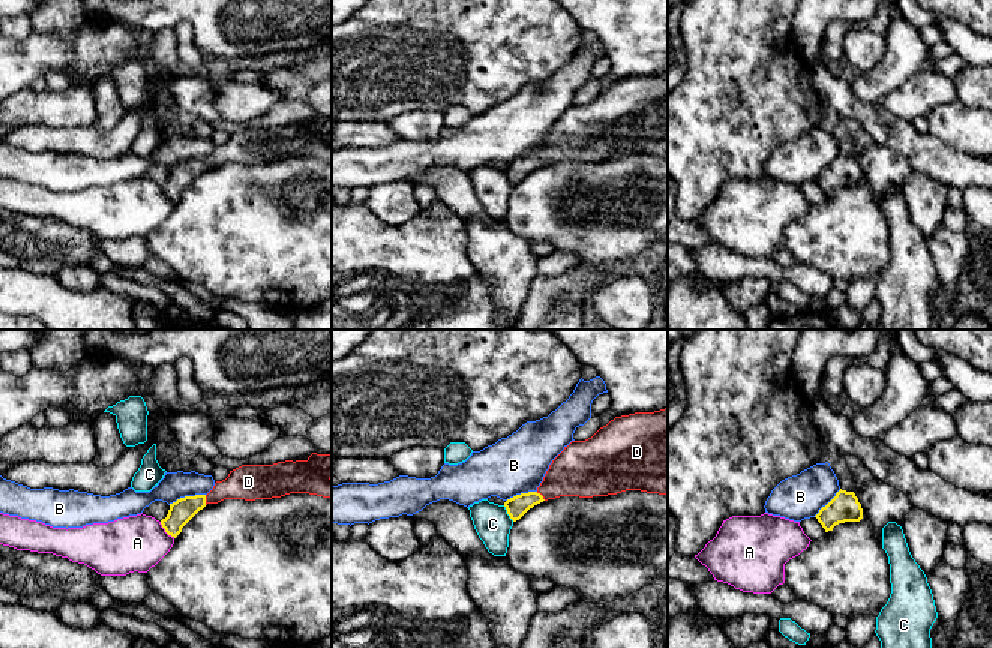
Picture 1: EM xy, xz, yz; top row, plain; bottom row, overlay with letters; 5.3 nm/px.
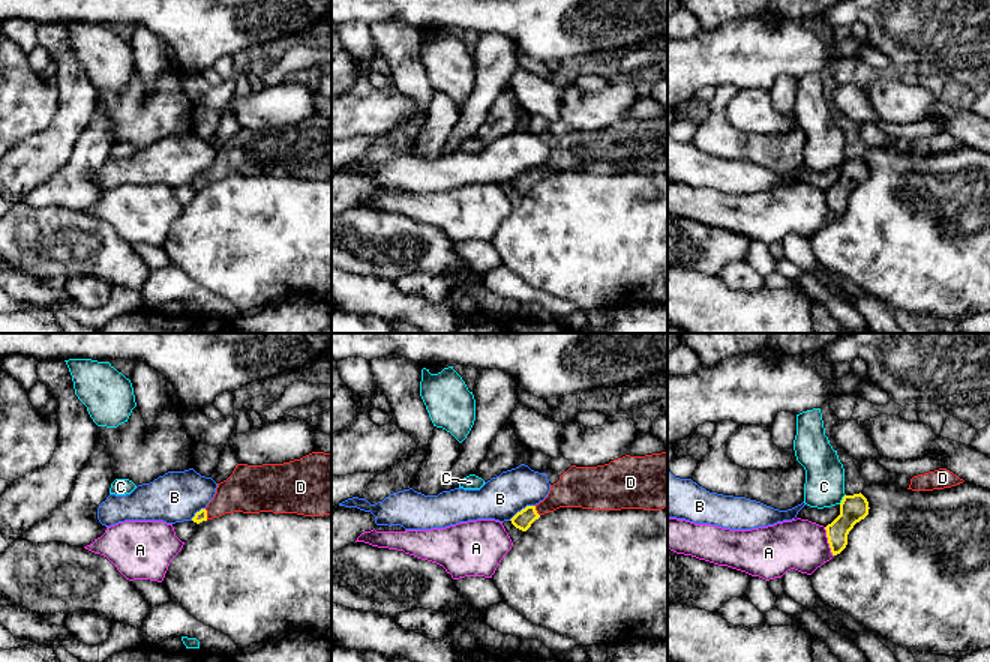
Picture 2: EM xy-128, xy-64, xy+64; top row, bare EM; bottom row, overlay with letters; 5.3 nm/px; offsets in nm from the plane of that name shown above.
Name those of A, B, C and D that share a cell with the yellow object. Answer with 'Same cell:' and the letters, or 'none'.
Same cell: D

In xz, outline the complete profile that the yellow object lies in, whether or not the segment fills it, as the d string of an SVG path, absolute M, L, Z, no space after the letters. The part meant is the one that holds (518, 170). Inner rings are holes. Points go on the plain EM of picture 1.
M668 72L615 81L585 105L572 105L552 124L536 156L504 166L513 186L534 170L560 160L608 160L626 154L668 159Z

